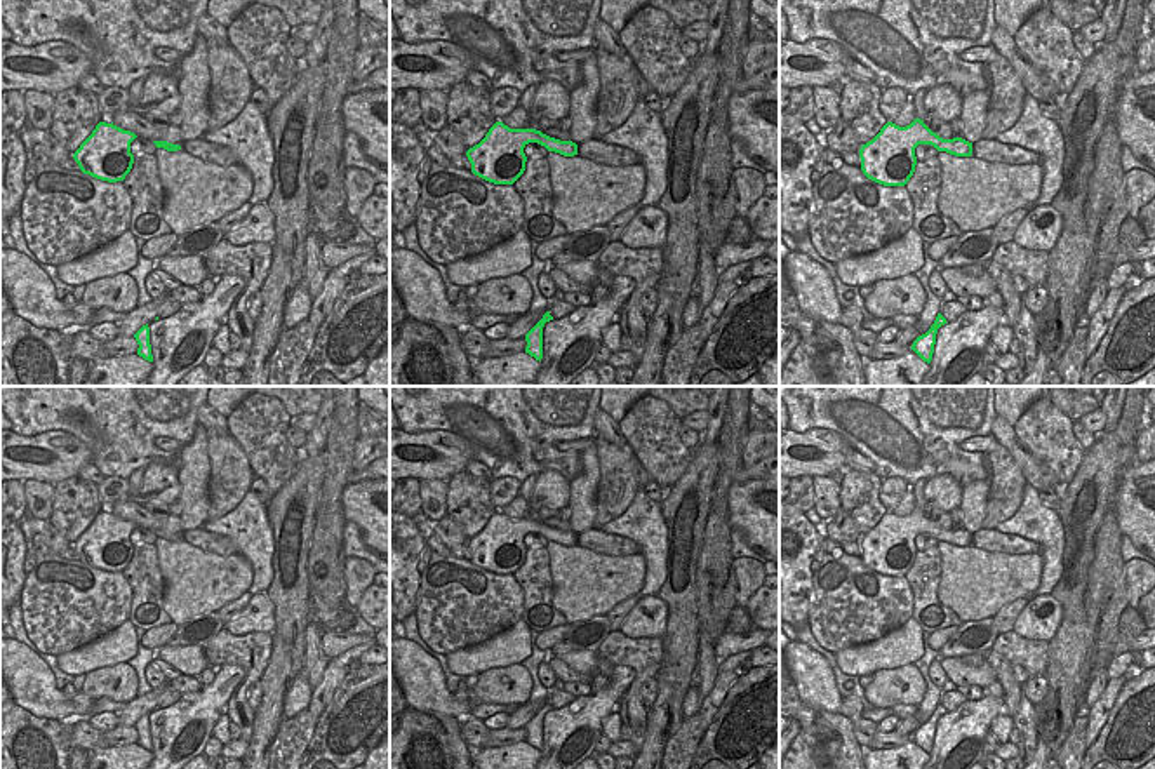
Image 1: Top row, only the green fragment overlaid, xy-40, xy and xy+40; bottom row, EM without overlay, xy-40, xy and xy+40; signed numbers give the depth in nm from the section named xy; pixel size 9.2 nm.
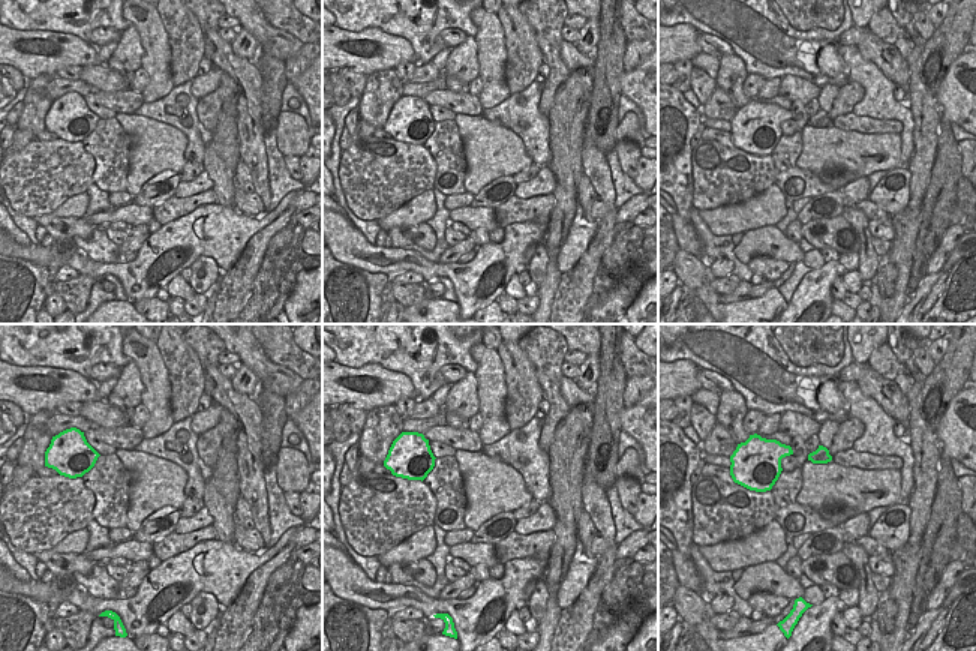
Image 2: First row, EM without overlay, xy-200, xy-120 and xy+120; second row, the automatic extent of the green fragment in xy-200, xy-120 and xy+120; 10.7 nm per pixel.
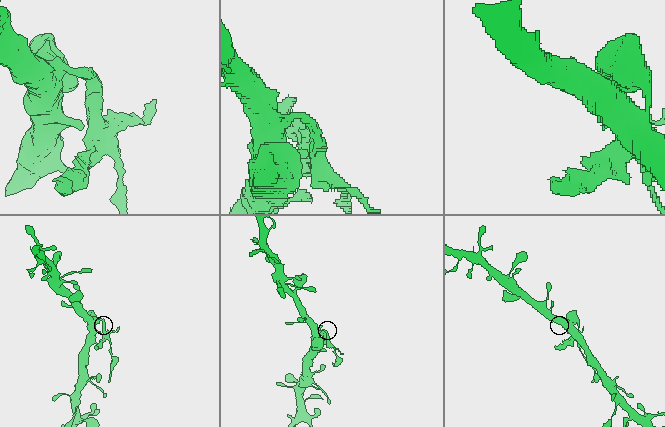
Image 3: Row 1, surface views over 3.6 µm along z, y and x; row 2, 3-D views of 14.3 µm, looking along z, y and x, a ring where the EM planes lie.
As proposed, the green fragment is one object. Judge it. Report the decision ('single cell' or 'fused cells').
fused cells

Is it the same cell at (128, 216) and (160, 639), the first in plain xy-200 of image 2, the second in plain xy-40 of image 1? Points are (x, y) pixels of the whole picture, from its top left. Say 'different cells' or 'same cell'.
different cells

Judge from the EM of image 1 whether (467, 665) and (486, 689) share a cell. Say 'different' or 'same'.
different

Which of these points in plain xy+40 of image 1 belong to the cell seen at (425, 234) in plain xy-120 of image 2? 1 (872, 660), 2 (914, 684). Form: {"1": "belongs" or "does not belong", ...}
{"1": "does not belong", "2": "belongs"}

